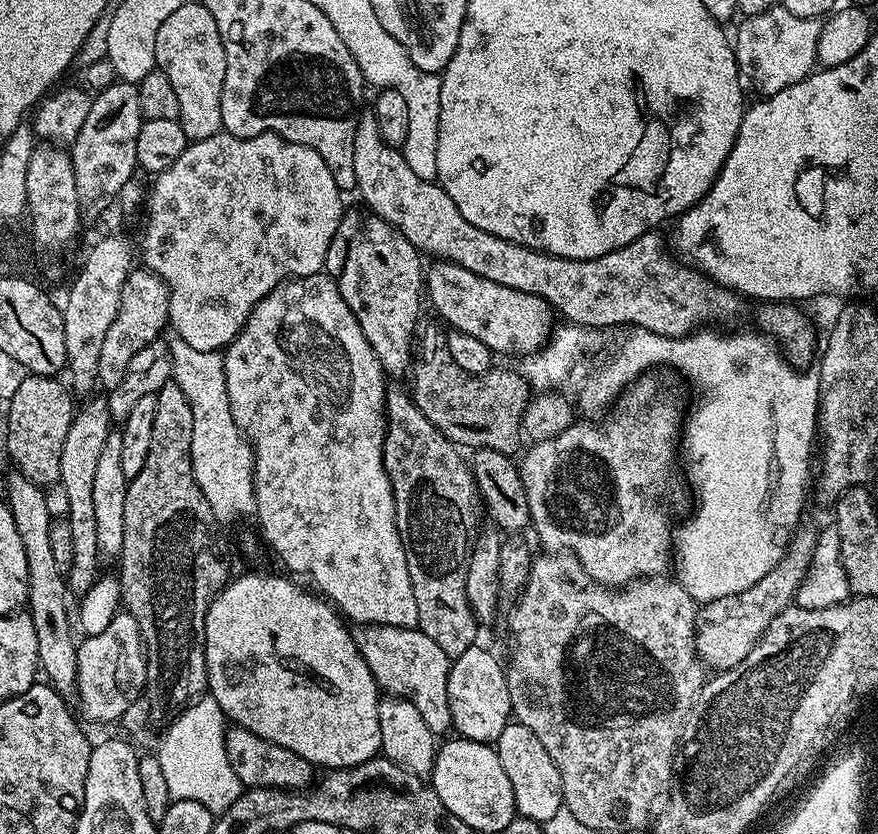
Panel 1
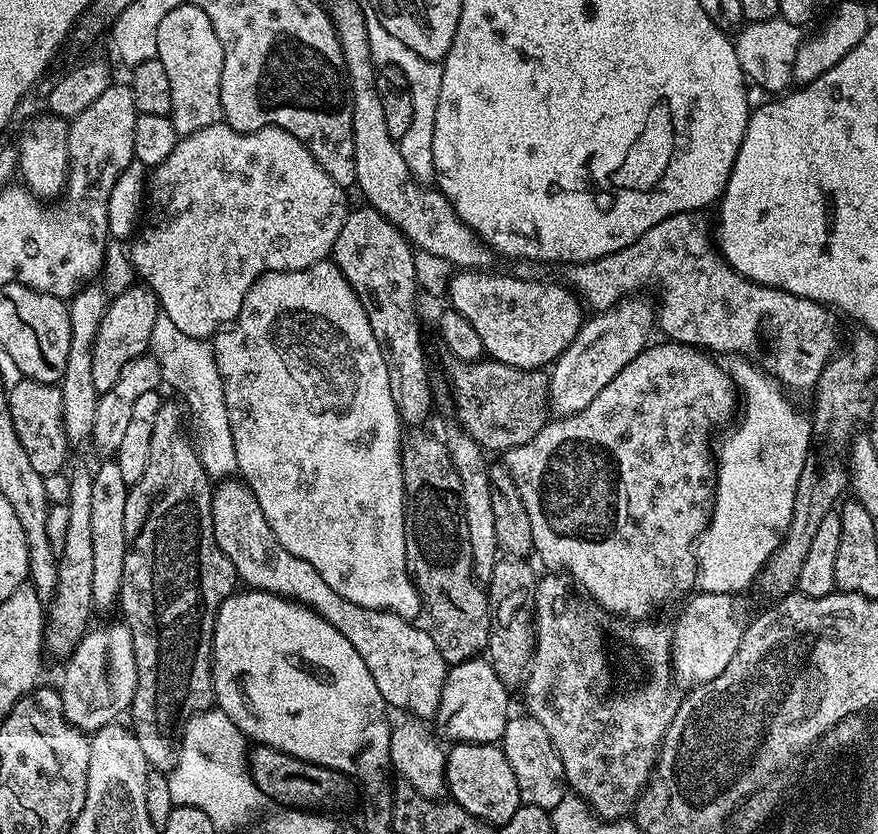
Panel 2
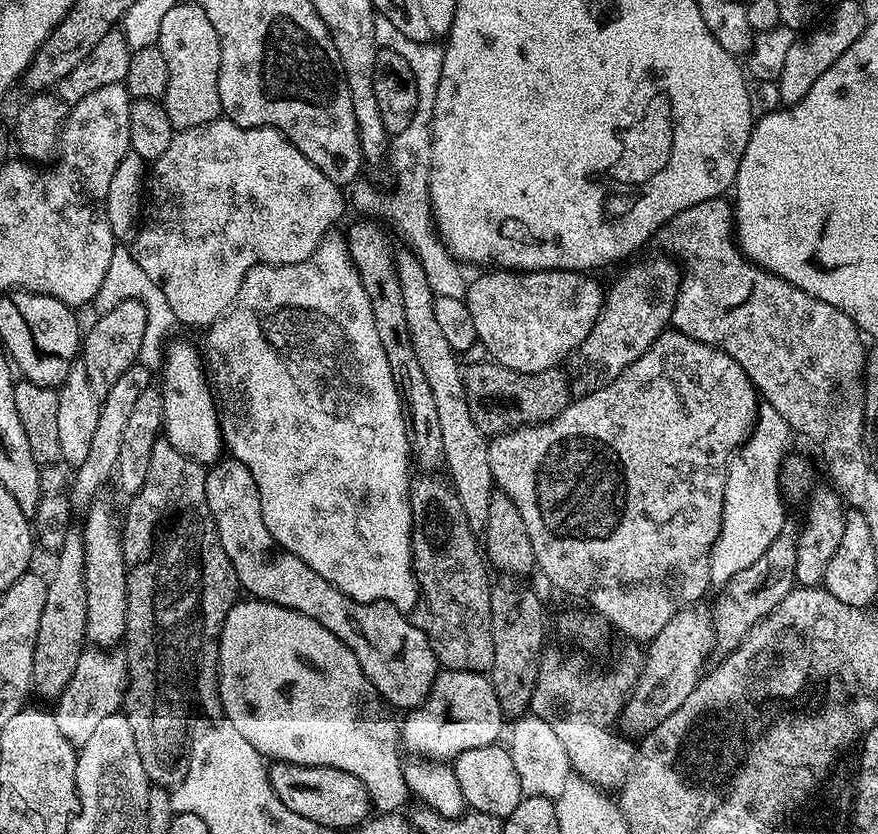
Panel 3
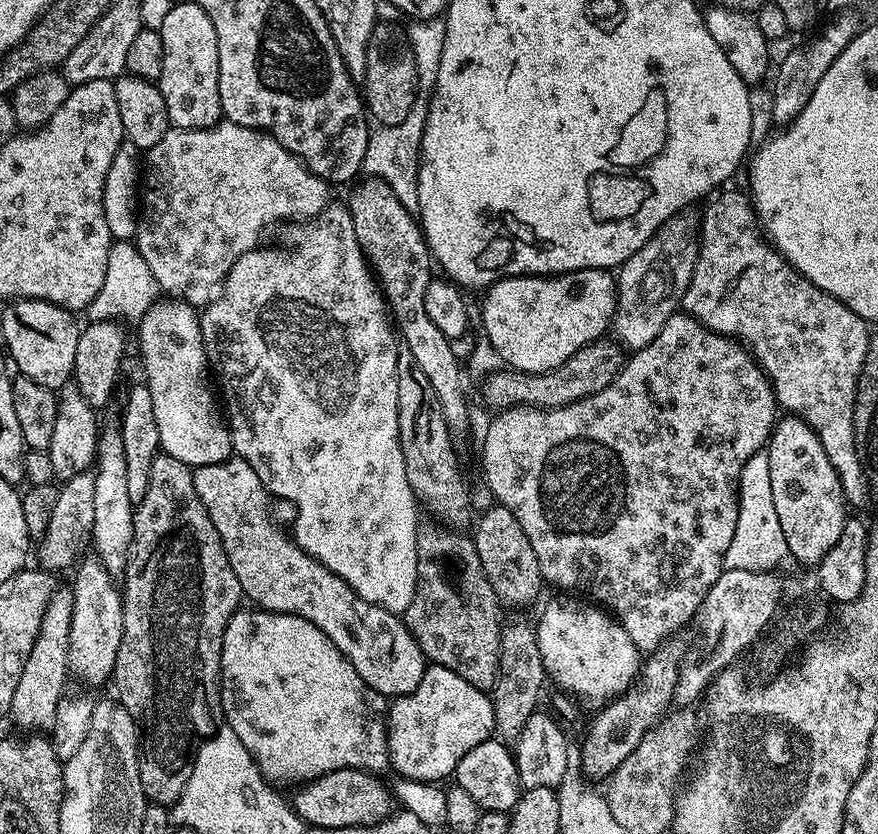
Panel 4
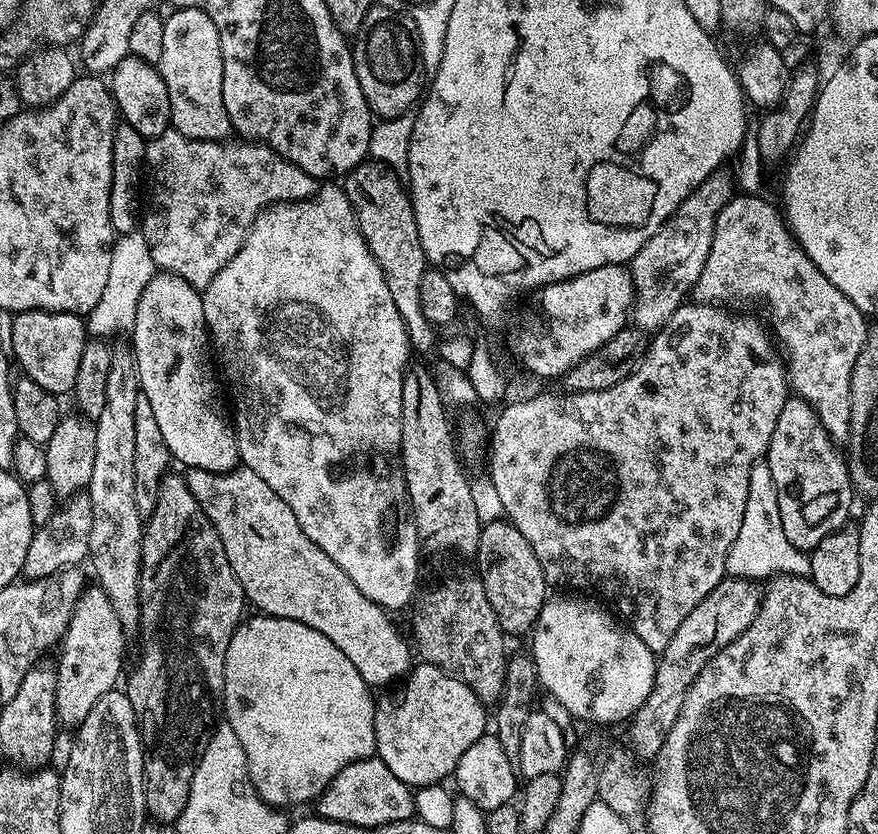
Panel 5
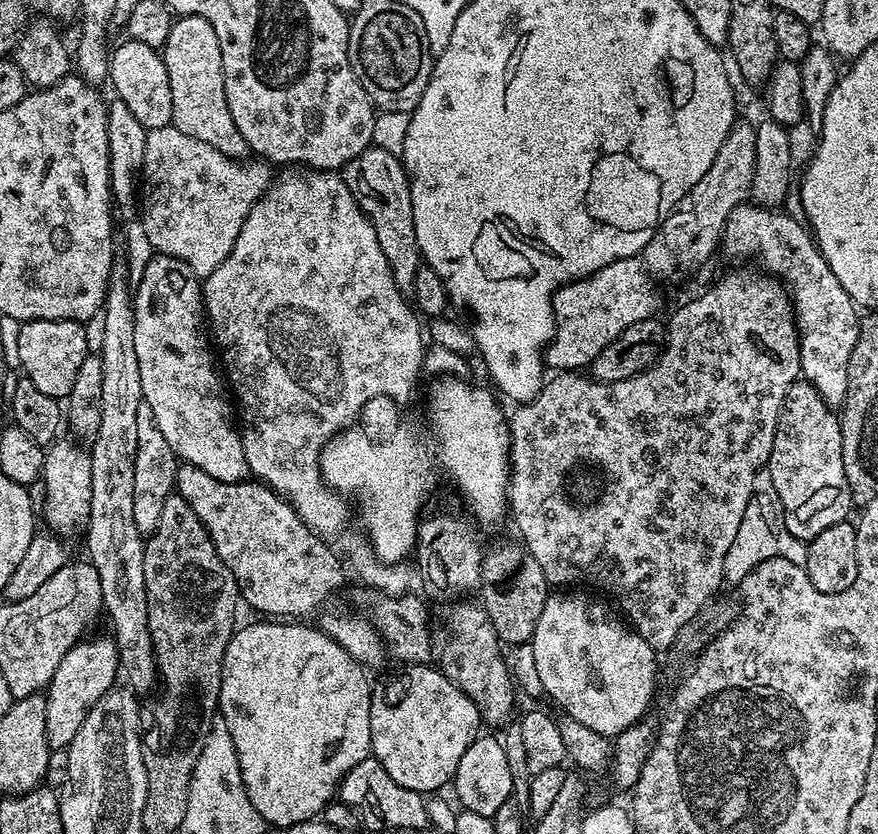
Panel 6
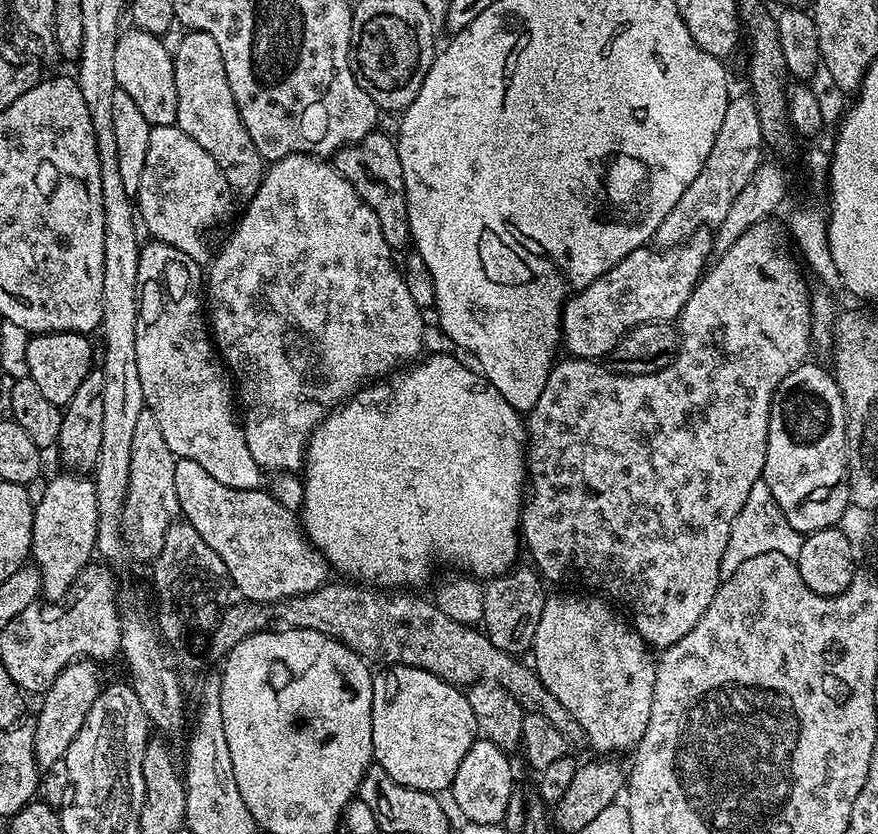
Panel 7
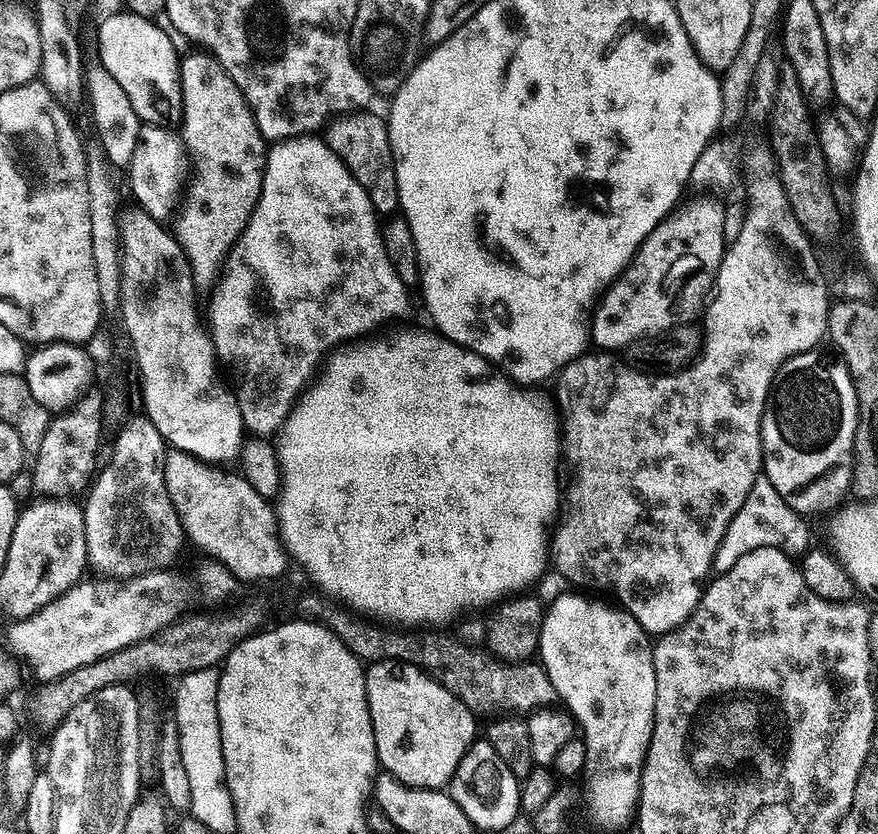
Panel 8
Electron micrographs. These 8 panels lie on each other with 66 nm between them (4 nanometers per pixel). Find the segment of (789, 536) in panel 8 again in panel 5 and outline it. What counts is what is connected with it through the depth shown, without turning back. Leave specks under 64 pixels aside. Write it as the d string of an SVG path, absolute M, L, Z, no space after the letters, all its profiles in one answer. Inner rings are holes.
M757 462L750 470L748 482L748 497L746 498L746 512L742 514L742 522L738 530L738 538L728 551L726 558L726 572L728 576L738 576L753 582L759 581L759 576L763 578L773 576L806 576L811 577L810 562L808 556L786 538L786 530L782 530L782 518L778 514L778 502L776 501L776 491L772 489L772 479L767 463Z

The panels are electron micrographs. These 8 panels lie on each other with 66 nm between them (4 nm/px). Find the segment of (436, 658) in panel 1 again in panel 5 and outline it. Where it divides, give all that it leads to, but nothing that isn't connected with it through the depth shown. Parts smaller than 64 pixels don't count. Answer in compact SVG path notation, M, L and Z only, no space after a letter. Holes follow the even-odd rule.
M237 466L226 473L212 473L189 468L183 477L190 494L194 494L198 506L202 506L214 530L218 530L230 570L234 570L242 586L245 601L251 607L253 604L257 613L290 618L318 630L318 634L326 634L354 662L354 670L370 686L392 686L408 675L414 664L414 652L409 641L404 641L392 625L388 617L391 615L370 602L334 560L326 558L306 538L298 518L294 518L294 510L254 470Z

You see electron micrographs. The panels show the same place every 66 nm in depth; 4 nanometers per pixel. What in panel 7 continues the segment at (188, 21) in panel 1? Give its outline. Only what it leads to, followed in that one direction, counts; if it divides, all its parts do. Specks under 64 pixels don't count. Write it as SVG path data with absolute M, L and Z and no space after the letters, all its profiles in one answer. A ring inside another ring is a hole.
M188 30L183 33L185 36L177 42L176 48L172 52L172 65L174 66L174 86L178 94L178 114L175 125L181 128L218 166L224 171L224 177L228 179L228 184L232 187L233 193L237 197L251 198L258 190L258 186L264 181L266 162L258 154L258 146L254 146L254 138L250 138L250 130L242 122L242 114L234 102L234 94L230 90L230 82L226 78L226 66L222 62L222 50L218 50L218 42L210 38L210 34L205 32L195 32Z

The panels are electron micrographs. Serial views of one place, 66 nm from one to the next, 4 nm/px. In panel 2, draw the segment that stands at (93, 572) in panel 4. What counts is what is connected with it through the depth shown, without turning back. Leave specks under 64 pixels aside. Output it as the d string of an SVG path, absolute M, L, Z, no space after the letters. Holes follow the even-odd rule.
M104 458L92 472L92 501L90 501L91 543L94 549L94 602L97 613L107 608L115 609L122 586L122 566L126 562L126 498L129 484L122 479L122 473L115 459Z

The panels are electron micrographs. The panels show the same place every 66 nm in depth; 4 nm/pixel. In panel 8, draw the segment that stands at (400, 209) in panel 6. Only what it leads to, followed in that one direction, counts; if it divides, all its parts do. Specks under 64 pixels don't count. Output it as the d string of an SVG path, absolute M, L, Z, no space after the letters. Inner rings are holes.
M352 114L347 118L337 119L327 129L329 132L328 136L326 135L326 142L330 150L334 150L338 158L342 158L346 170L350 170L350 174L354 174L354 178L364 187L376 213L388 218L393 215L391 212L395 213L400 206L396 163L392 157L388 126L383 115L364 115L368 114Z

